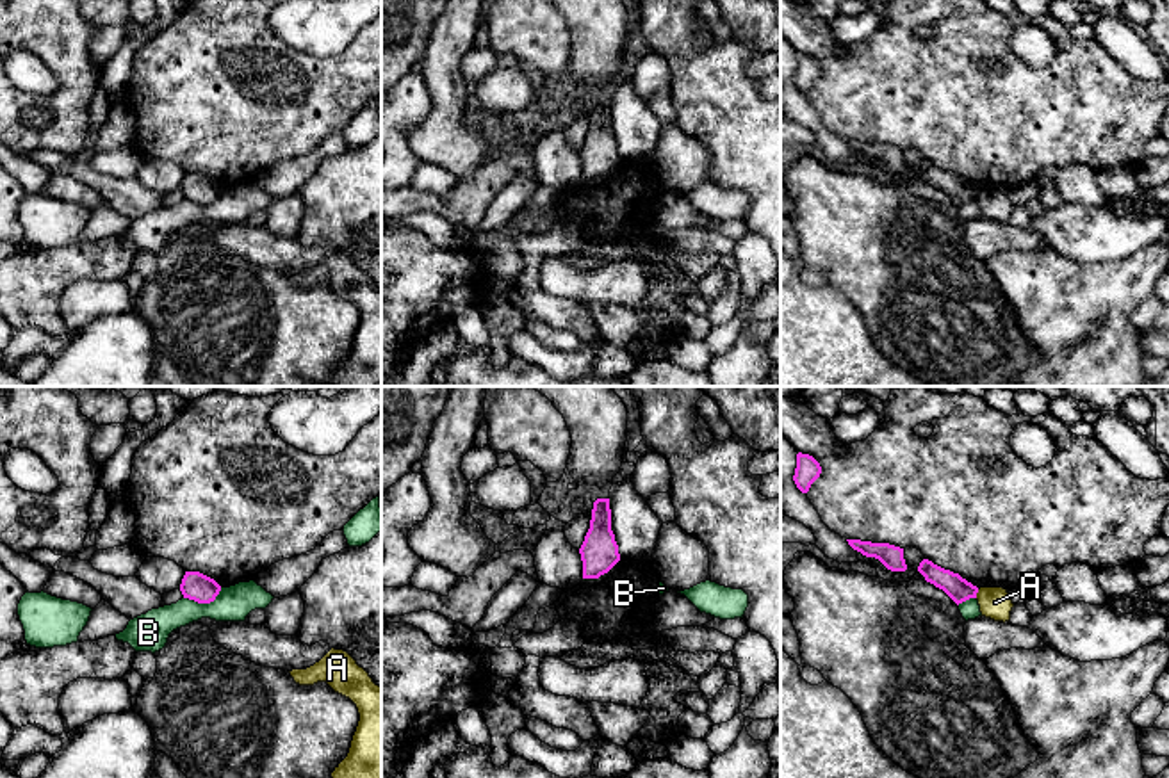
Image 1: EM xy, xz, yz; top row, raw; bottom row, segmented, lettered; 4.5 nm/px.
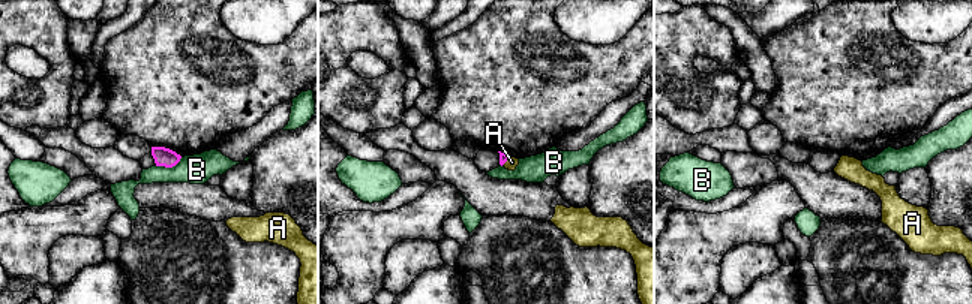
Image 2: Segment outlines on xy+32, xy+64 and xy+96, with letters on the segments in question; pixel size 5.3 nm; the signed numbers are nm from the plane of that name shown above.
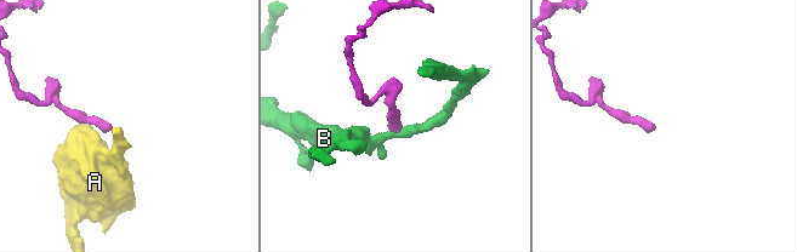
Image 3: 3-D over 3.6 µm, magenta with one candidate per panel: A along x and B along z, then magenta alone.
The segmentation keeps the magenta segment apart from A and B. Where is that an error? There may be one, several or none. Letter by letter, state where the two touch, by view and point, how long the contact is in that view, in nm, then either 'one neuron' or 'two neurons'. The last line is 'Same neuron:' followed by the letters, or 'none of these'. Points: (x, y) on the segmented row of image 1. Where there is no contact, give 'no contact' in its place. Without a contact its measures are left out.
A: yz (977, 591) | 40 nm | two neurons
B: xy (204, 602) | 180 nm | two neurons
Same neuron: none of these

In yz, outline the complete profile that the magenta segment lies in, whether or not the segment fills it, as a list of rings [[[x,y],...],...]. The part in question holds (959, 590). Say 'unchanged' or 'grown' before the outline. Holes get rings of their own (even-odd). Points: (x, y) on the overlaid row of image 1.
unchanged | [[[928,559],[920,563],[918,571],[925,577],[927,582],[943,589],[957,605],[969,598],[977,598],[977,586],[962,579],[959,573],[944,570]]]

